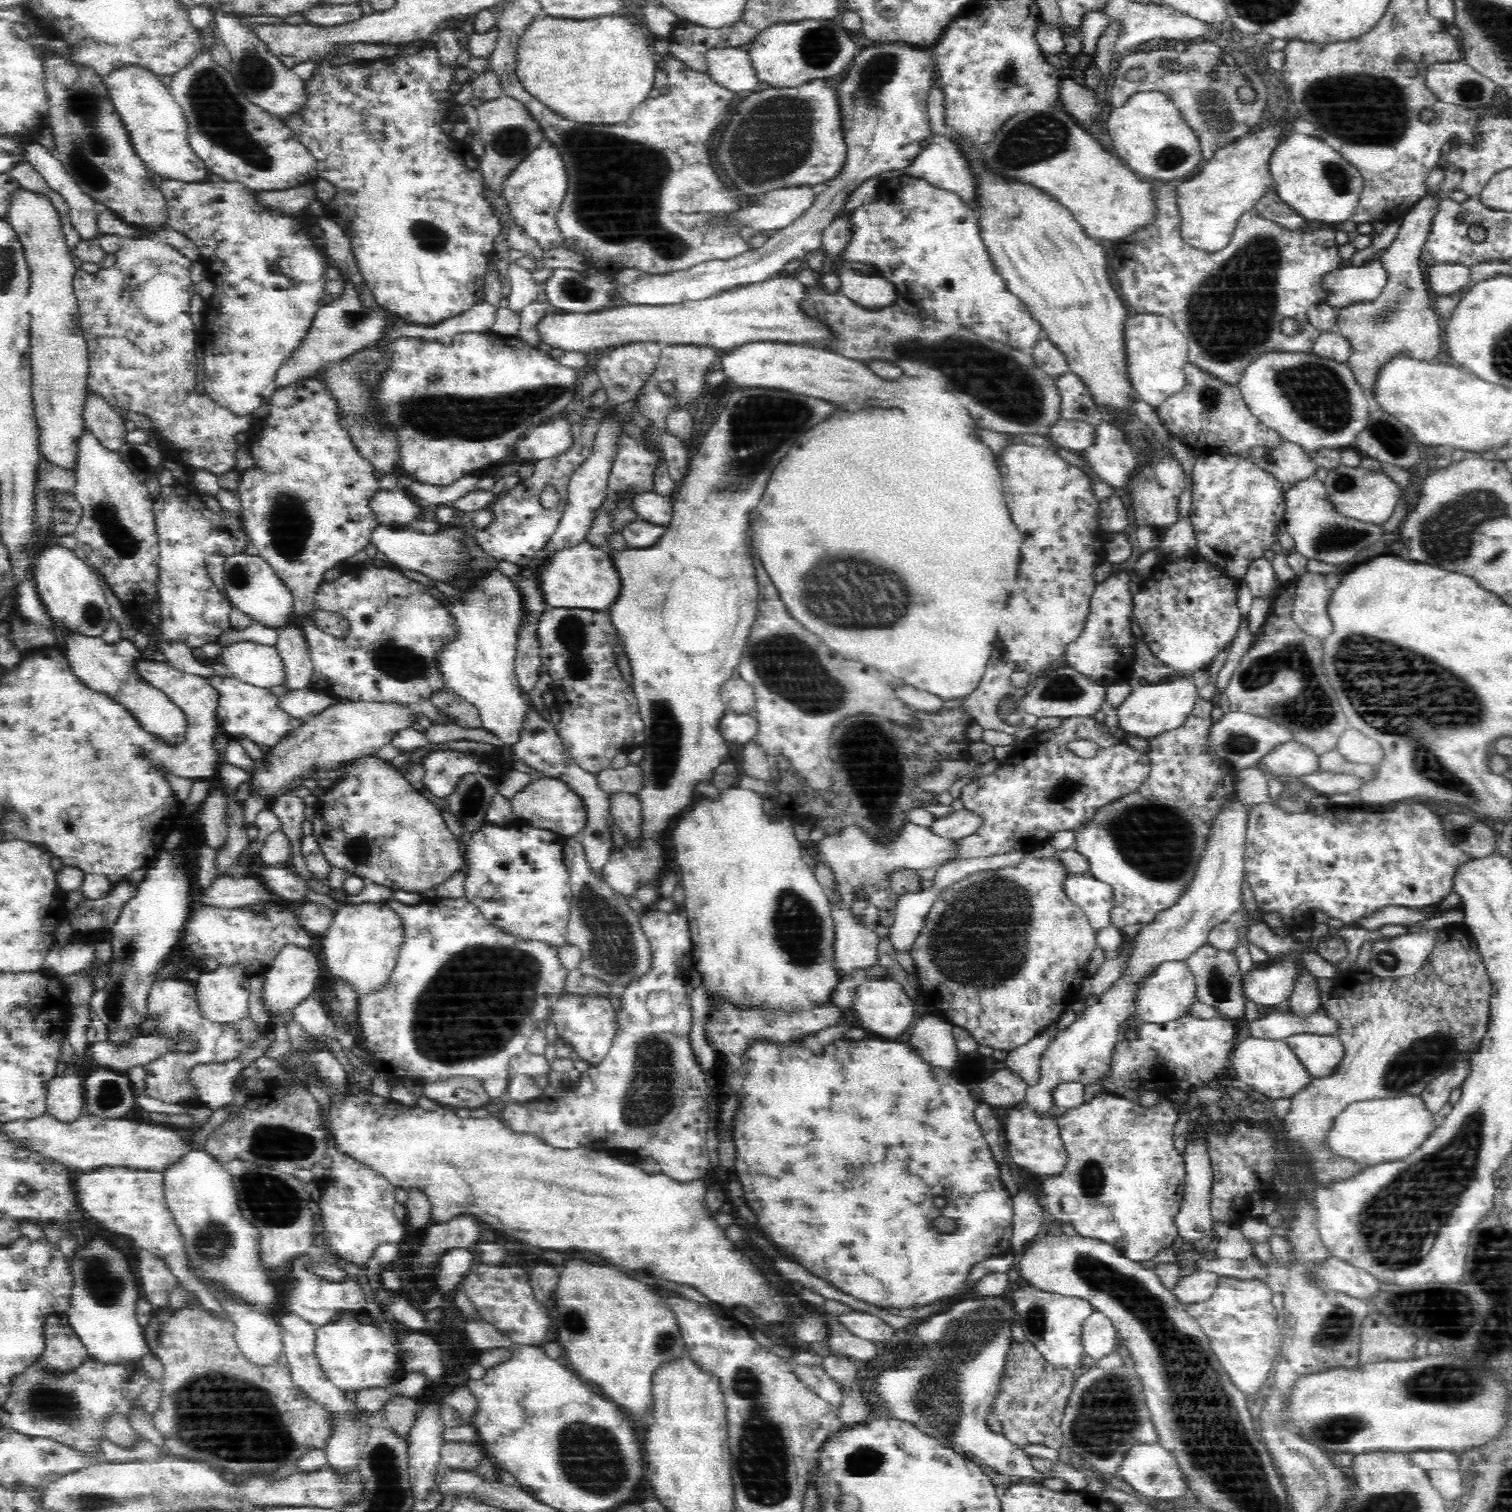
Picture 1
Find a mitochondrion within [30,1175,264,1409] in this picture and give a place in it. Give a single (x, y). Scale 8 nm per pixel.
(101, 1278)

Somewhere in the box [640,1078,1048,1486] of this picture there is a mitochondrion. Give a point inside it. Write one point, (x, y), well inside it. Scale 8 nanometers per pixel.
(938, 1403)

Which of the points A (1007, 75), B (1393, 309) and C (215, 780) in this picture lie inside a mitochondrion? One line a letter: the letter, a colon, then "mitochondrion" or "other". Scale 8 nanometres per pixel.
A: mitochondrion
B: mitochondrion
C: other

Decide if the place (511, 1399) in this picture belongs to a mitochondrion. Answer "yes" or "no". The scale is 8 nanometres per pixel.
no

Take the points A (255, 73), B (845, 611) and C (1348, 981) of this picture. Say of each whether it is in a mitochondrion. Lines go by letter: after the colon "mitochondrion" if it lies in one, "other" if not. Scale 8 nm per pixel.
A: mitochondrion
B: mitochondrion
C: other

